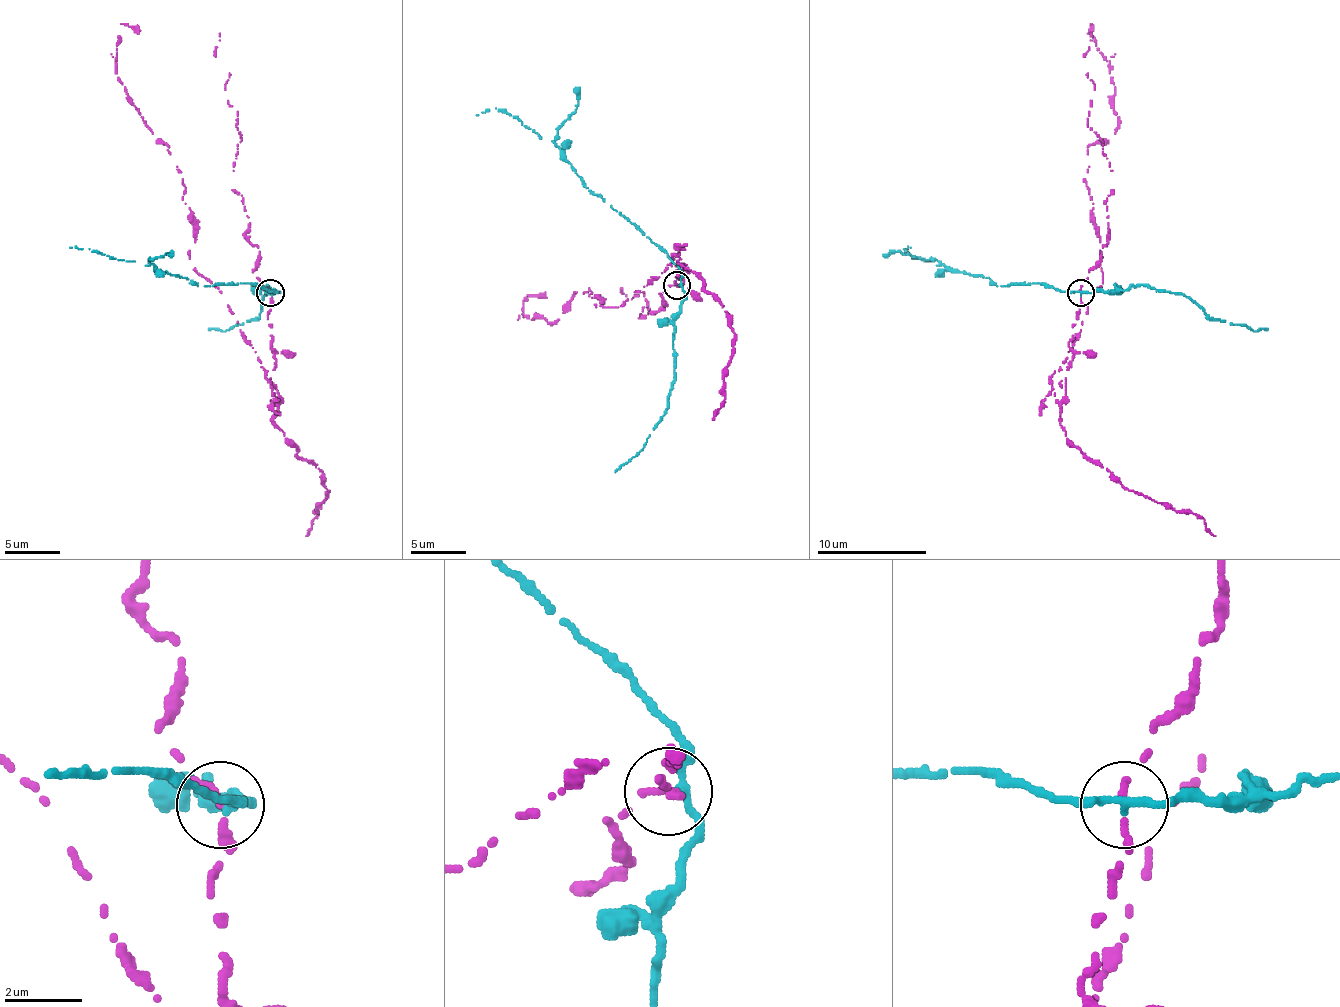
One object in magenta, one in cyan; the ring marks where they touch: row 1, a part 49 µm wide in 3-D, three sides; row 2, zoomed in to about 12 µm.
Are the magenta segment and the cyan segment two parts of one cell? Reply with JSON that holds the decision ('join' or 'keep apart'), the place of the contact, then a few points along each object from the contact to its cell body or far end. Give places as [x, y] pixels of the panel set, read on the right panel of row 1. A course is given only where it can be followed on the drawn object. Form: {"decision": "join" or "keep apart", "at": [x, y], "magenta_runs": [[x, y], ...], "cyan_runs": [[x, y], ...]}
{"decision": "keep apart", "at": [1080, 293], "magenta_runs": [[1081, 292], [1059, 402], [1051, 374], [1103, 284], [1087, 149], [1117, 130], [1111, 78], [1092, 26], [1087, 34]], "cyan_runs": [[1081, 292], [1065, 292], [1045, 284], [996, 286], [991, 278], [916, 259], [903, 248], [911, 248]]}

